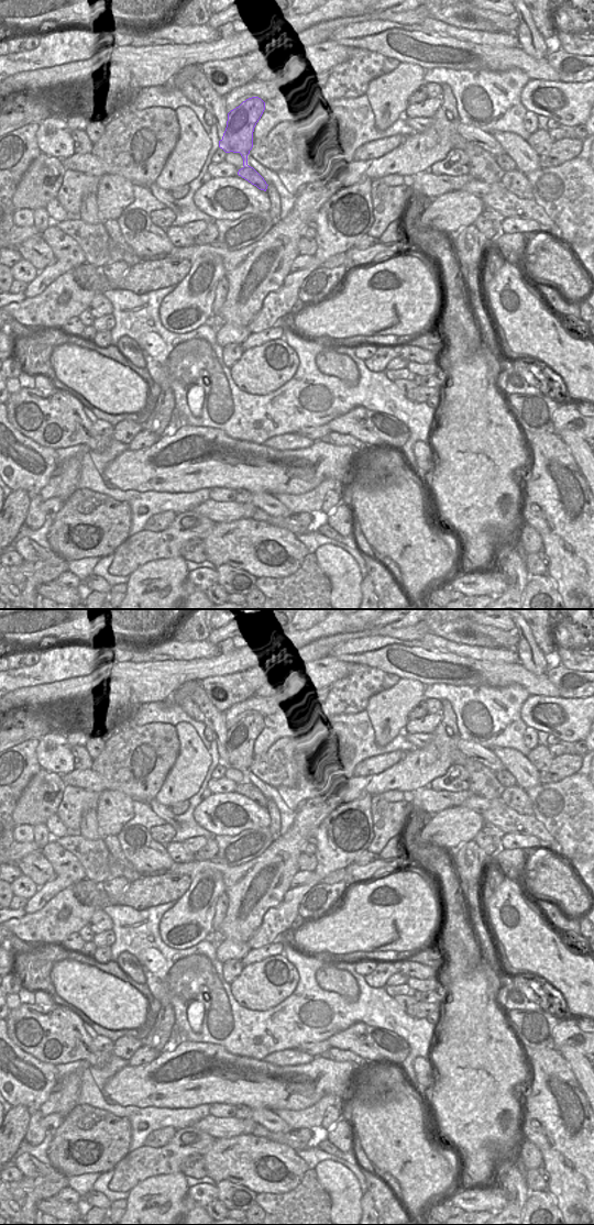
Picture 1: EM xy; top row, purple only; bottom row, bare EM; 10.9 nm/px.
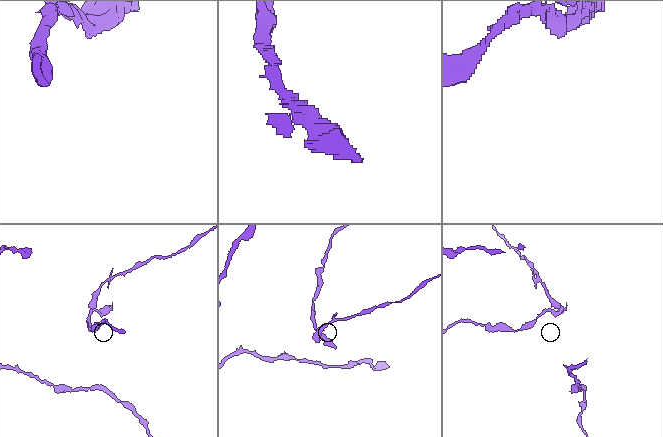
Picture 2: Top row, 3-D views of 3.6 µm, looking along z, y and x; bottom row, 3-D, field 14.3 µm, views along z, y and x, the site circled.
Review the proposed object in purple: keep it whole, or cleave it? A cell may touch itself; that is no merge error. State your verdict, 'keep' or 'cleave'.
cleave

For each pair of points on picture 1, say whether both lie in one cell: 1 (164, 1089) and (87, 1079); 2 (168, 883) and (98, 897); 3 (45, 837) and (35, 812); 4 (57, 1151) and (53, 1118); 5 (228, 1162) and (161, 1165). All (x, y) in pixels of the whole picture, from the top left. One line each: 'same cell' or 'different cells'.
1: different cells
2: same cell
3: different cells
4: different cells
5: different cells

